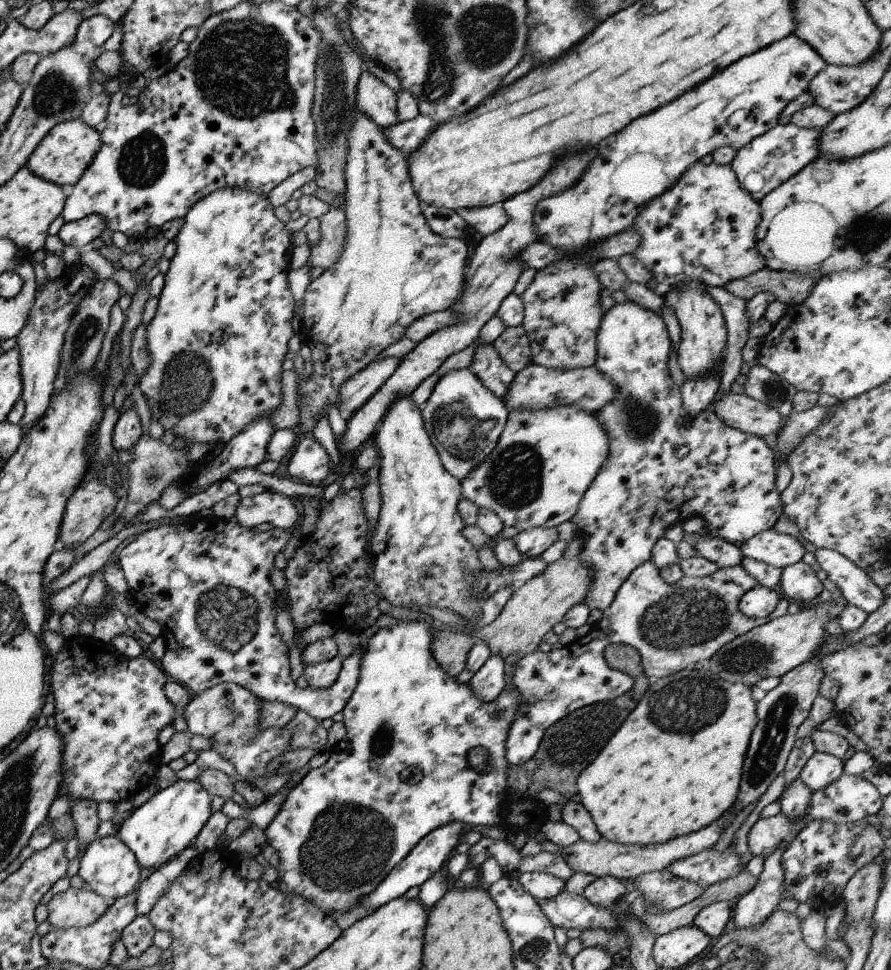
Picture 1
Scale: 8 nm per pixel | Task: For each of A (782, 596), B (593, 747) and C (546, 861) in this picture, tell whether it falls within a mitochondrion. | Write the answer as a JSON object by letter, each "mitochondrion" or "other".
{"A":"other","B":"other","C":"other"}

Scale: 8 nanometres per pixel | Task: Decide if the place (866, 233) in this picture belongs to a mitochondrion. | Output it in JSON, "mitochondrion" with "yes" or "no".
{"mitochondrion":"yes"}

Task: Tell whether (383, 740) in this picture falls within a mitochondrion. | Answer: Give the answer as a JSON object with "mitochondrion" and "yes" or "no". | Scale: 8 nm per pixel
{"mitochondrion":"yes"}

